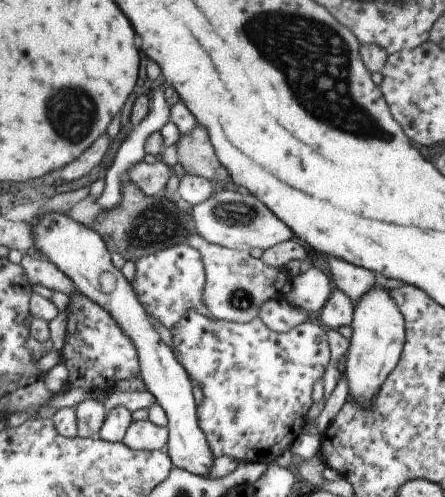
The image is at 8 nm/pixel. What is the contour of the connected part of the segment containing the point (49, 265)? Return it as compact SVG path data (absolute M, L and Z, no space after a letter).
M25 253L21 264L26 268L32 284L40 284L53 292L71 293L78 290L74 280L51 260L40 260Z

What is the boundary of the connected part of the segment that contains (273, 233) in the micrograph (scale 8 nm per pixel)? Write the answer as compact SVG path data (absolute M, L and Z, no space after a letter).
M236 190L217 192L216 196L212 196L210 200L196 205L193 208L193 216L200 236L212 244L226 248L243 251L262 248L267 251L278 244L296 239L294 230L286 226L286 222L278 218L278 214L272 208L268 208L268 204L264 204L258 196L252 196L252 194L248 196L240 190L238 192Z

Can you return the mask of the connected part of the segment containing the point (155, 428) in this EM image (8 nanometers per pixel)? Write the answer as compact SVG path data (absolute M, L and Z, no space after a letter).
M152 419L134 421L129 428L124 443L138 450L167 450L171 438L171 430L160 426Z

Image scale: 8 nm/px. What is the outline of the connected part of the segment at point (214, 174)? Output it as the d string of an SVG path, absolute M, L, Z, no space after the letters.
M198 126L188 136L181 135L178 141L179 162L187 174L194 174L224 182L230 180L230 170L222 164L222 160L212 144L210 130L206 126Z

